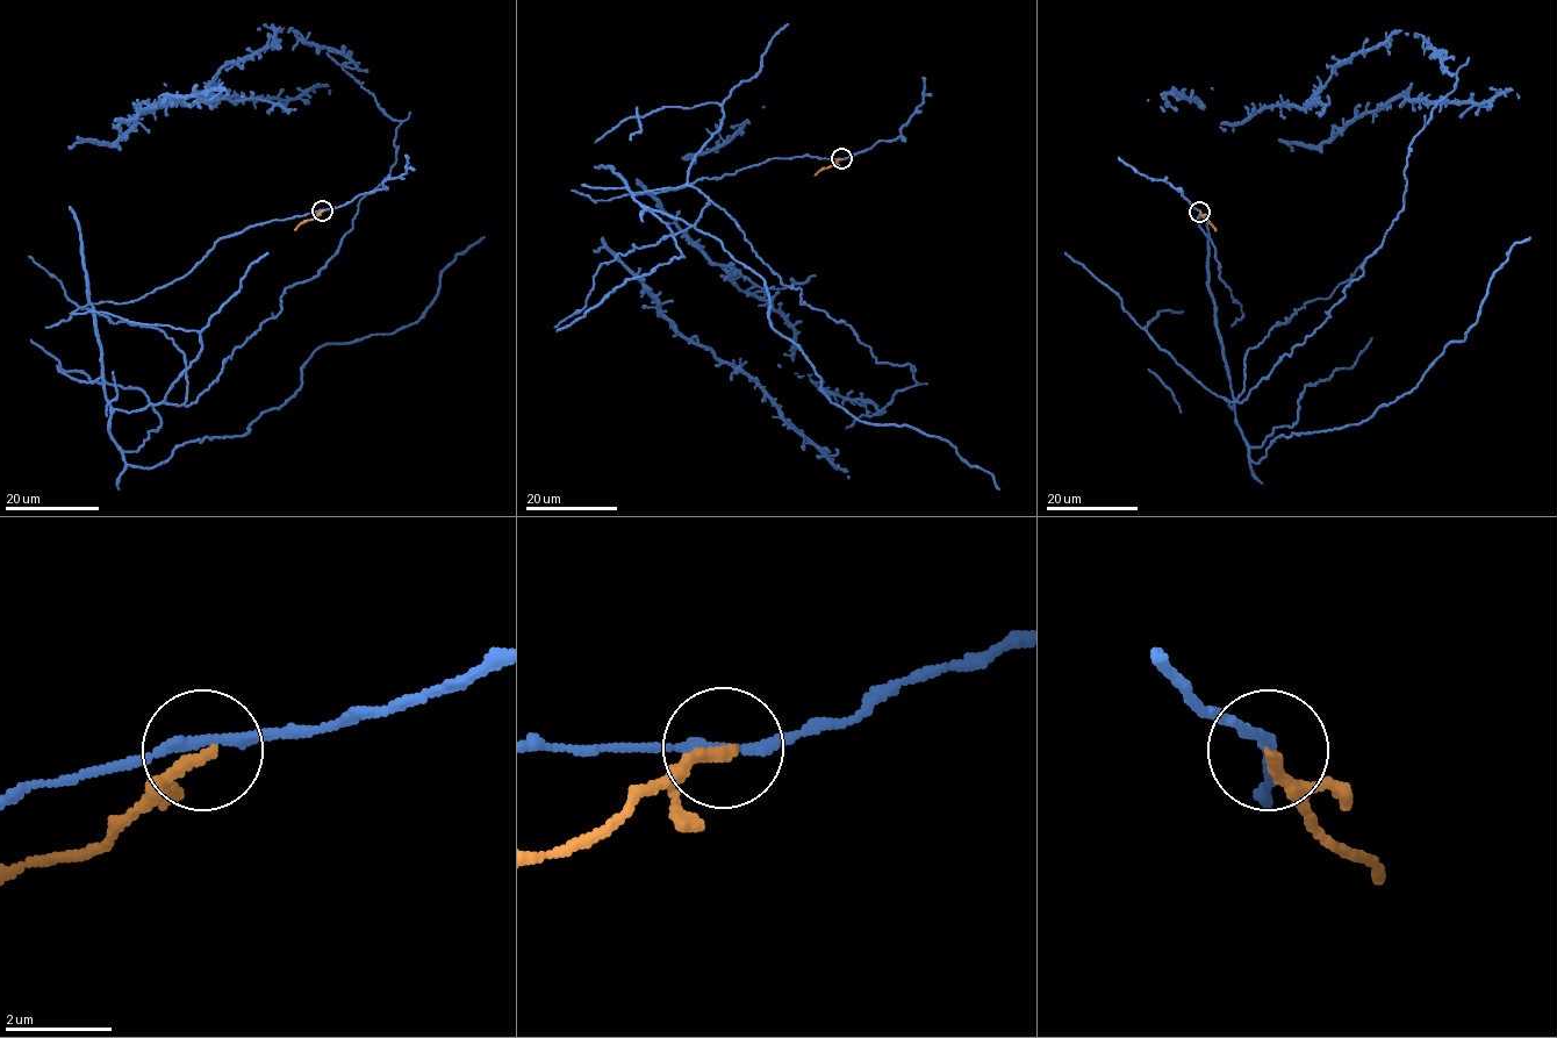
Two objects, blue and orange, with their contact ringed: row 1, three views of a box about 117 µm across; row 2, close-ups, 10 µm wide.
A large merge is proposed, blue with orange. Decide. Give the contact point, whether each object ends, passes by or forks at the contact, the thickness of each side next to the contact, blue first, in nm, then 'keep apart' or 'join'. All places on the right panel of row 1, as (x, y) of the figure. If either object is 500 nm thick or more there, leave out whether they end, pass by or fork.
place (1199, 212); blue passes by; orange ends; calibres 190 and 240 nm; keep apart

